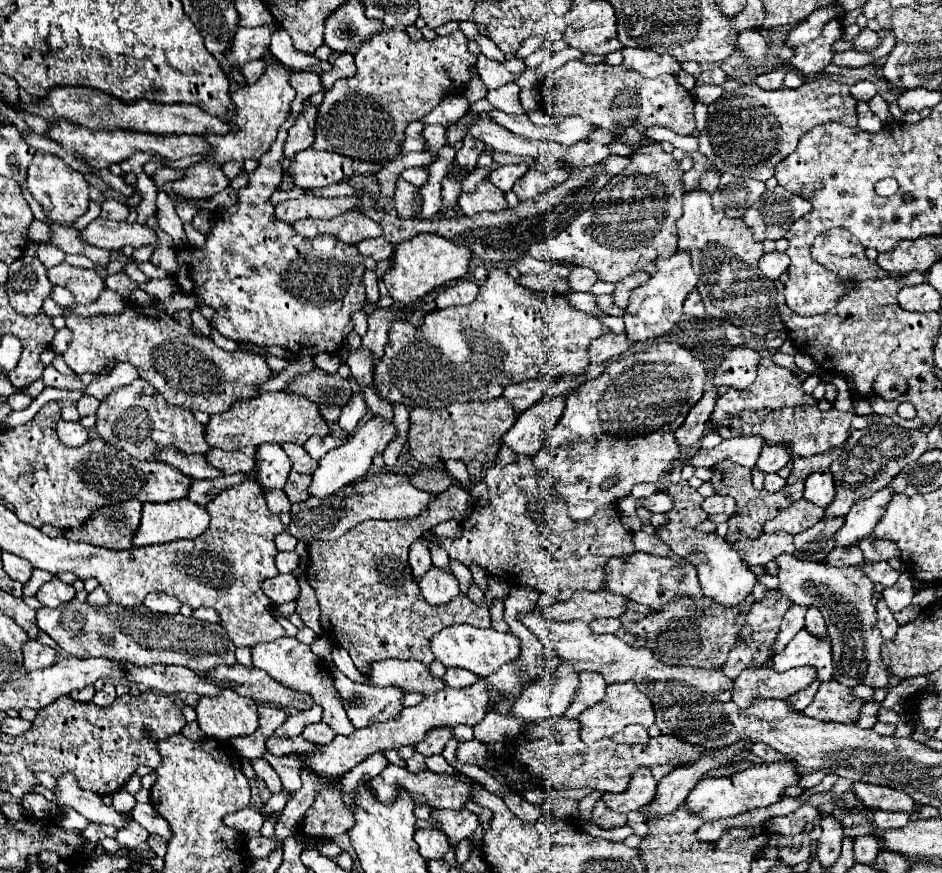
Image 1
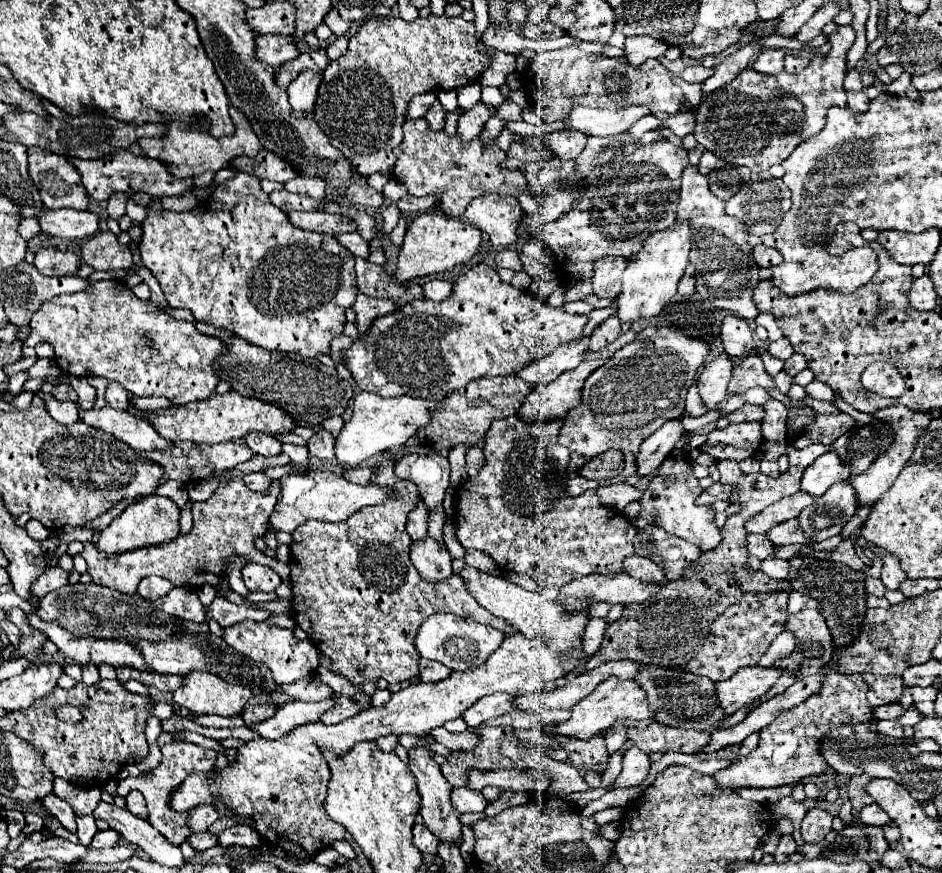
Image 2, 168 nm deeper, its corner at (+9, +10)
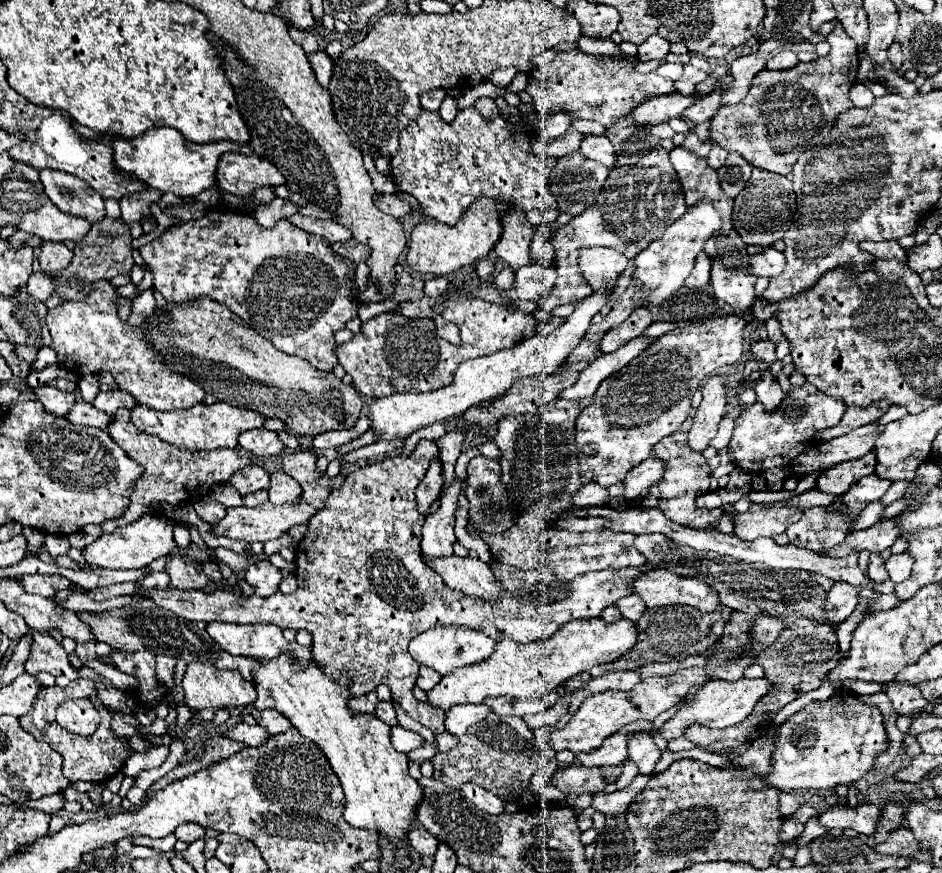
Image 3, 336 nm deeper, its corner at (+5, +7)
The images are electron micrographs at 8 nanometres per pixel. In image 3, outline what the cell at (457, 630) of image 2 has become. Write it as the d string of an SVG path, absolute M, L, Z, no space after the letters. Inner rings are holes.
M441 626L441 628L431 628L427 632L421 632L419 636L415 636L409 644L409 654L421 664L421 666L429 666L435 672L439 672L441 676L451 674L455 668L467 666L467 664L477 664L487 660L493 654L495 648L495 640L491 640L489 636L485 636L483 632L465 628L465 626Z

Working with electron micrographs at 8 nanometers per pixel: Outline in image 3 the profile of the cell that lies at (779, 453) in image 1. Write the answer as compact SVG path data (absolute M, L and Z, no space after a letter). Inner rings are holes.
M767 366L767 370L763 372L761 380L755 384L755 392L757 392L757 400L761 404L765 404L767 410L777 408L781 404L781 400L785 398L785 392L781 390L775 374L771 374L771 368Z

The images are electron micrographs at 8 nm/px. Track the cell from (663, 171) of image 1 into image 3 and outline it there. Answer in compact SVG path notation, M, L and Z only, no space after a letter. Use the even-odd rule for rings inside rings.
M661 148L651 150L635 166L613 168L605 180L603 190L599 192L597 202L553 234L553 267L559 272L553 300L557 300L557 304L567 304L583 300L593 292L591 286L577 274L579 250L583 246L611 246L623 252L627 258L635 258L643 248L647 248L647 244L651 244L651 240L657 240L669 224L679 220L685 210L687 204L677 172L669 162L669 154Z

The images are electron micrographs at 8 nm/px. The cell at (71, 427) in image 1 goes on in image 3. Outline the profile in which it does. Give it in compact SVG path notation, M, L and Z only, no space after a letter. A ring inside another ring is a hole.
M45 384L45 386L39 386L39 388L31 388L31 392L45 406L45 410L55 414L55 416L65 416L67 410L75 404L75 394L61 392L55 386Z

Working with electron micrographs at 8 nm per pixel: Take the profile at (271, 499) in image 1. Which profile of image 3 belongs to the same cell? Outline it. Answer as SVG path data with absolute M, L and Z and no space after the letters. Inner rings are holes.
M251 464L251 468L241 468L235 472L229 482L241 496L247 496L269 488L269 472L257 464Z

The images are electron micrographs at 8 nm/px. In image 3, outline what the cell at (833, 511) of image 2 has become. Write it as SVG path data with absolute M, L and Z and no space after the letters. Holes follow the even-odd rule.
M875 474L863 477L851 486L851 490L847 494L841 496L843 504L833 506L833 508L839 510L839 512L845 512L849 516L855 516L869 502L879 500L887 492L891 484L891 481L880 479Z

